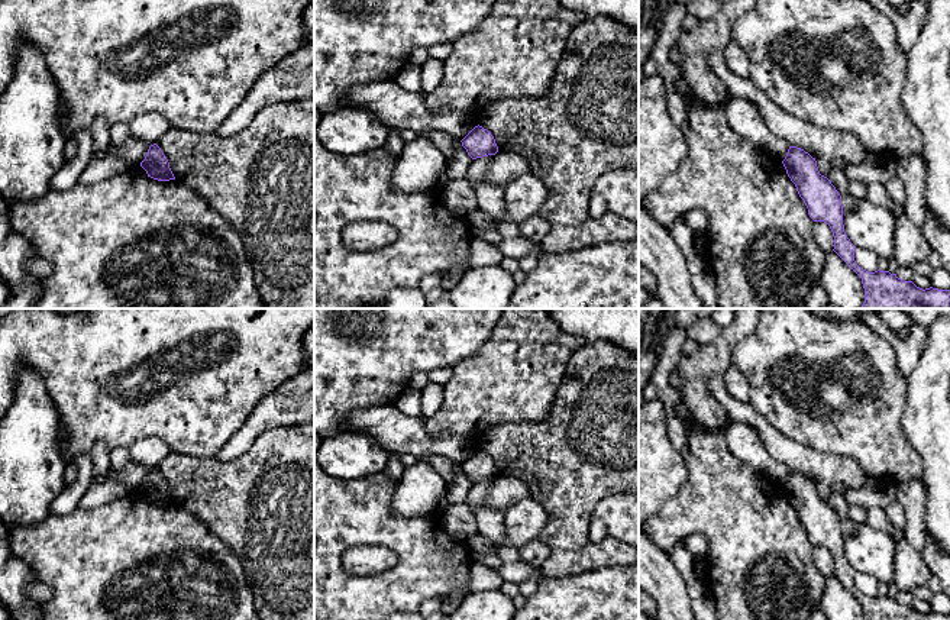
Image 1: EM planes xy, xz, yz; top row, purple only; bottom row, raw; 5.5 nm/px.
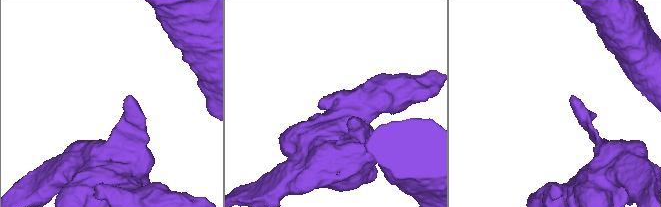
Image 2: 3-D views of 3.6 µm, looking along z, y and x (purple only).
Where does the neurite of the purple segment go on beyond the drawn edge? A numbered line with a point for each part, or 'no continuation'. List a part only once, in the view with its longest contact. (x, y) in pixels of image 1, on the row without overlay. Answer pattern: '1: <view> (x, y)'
no continuation

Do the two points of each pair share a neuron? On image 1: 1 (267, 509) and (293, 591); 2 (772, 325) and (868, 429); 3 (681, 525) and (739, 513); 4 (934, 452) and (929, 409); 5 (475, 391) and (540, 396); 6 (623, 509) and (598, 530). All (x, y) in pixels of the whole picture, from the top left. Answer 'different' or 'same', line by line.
1: same
2: same
3: same
4: same
5: same
6: same

